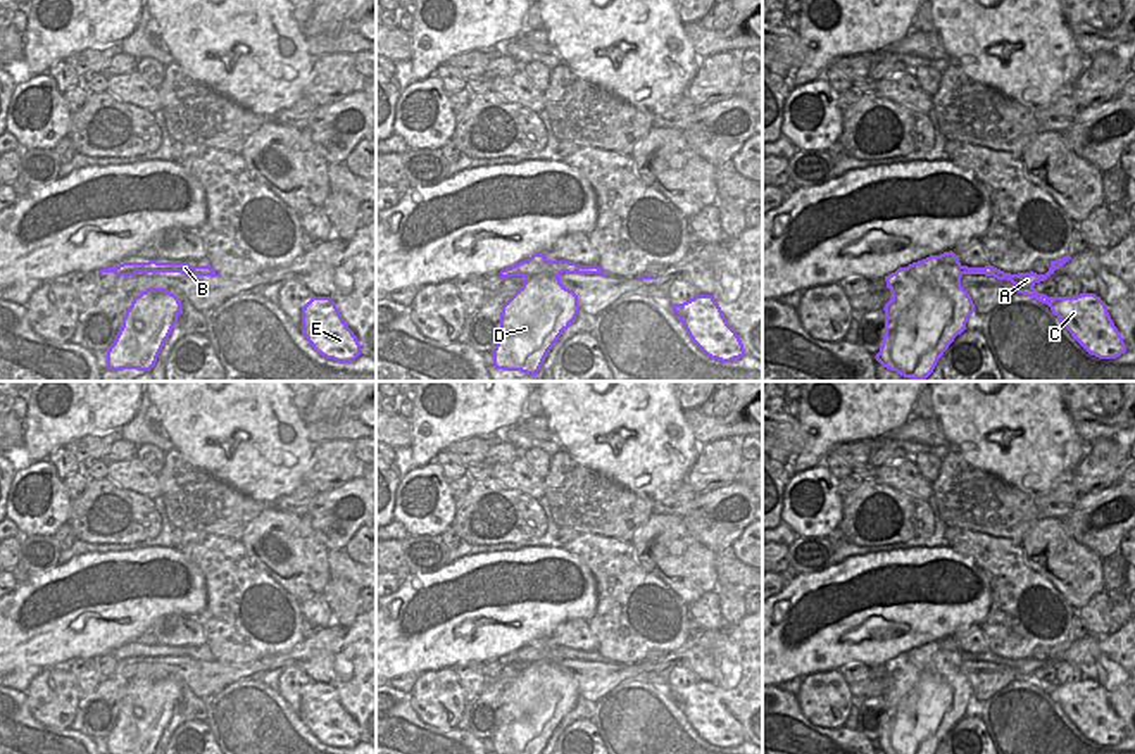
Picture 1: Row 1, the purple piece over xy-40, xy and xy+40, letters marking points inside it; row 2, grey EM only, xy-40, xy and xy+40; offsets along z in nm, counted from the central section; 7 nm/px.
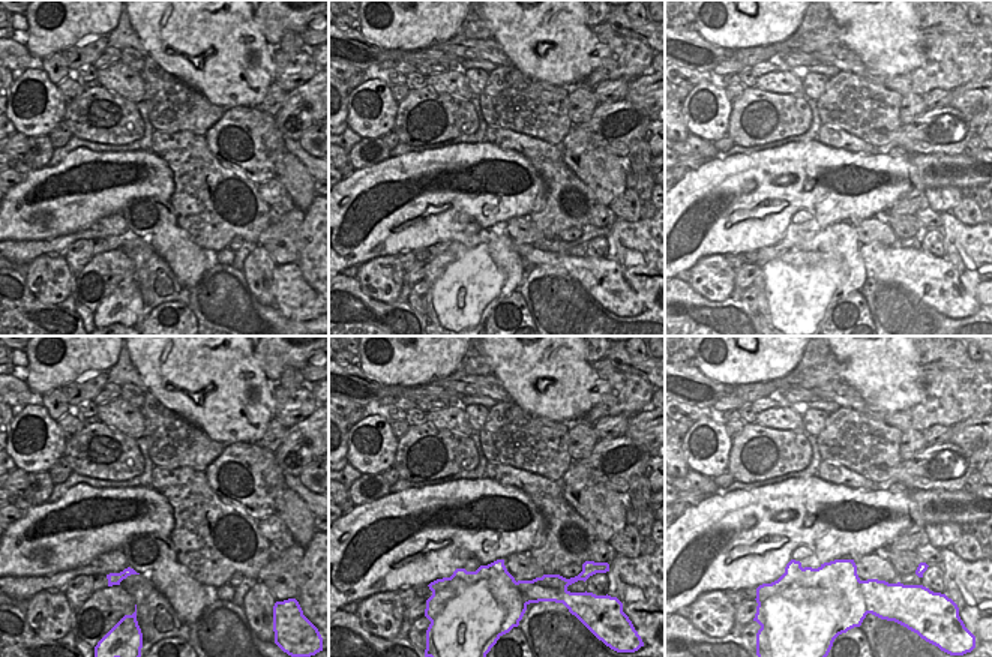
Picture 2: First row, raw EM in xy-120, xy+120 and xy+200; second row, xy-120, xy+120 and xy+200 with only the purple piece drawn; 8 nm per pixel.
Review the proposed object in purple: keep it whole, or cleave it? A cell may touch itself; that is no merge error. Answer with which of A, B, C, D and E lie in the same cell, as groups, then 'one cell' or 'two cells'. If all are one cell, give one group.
A B C E / D; two cells

